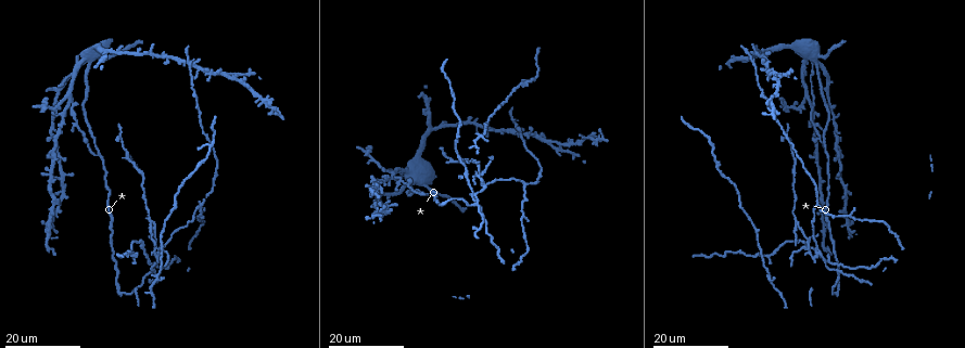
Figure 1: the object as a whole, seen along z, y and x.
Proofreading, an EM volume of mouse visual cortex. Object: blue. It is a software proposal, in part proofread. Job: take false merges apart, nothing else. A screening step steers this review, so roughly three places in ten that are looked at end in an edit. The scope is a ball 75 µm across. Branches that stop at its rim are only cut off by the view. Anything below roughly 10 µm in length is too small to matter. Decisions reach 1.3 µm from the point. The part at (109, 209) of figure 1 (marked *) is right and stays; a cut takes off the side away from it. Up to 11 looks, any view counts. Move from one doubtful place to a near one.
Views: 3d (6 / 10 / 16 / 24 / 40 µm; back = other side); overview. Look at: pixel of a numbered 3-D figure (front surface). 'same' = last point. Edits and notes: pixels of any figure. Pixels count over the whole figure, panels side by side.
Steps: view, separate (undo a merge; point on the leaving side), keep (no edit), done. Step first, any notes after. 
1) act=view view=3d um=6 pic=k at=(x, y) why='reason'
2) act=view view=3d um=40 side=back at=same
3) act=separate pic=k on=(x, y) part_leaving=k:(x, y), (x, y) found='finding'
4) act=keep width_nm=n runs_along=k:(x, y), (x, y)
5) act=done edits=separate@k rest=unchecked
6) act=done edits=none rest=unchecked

act=view view=3d um=16 pic=1 at=(486, 186) why='four or more arms meet'

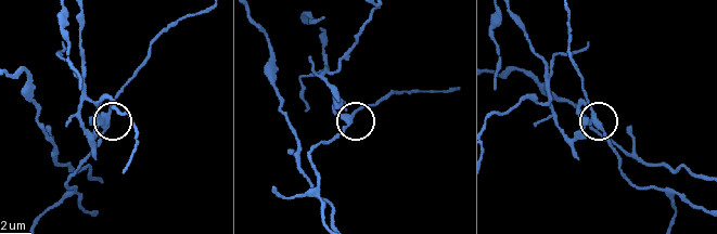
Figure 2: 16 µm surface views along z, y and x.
act=view view=3d um=6 pic=2 at=(591, 117)

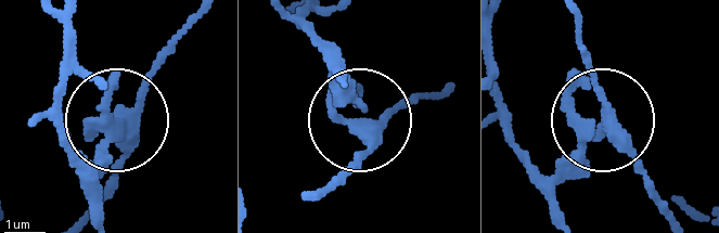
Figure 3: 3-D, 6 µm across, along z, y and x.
act=separate pic=3 on=(557, 166) width_nm=330 found='a second neuron is stuck on'

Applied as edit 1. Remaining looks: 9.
act=view view=overview

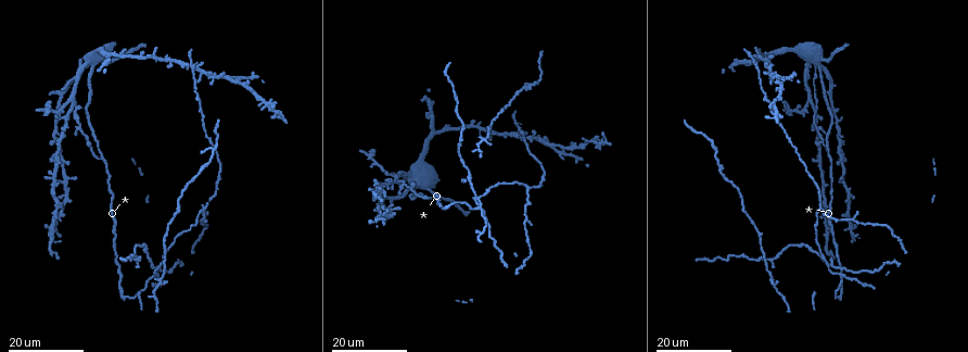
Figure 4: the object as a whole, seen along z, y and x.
act=view view=3d um=16 pic=4 at=(830, 156) why='three arms meet'

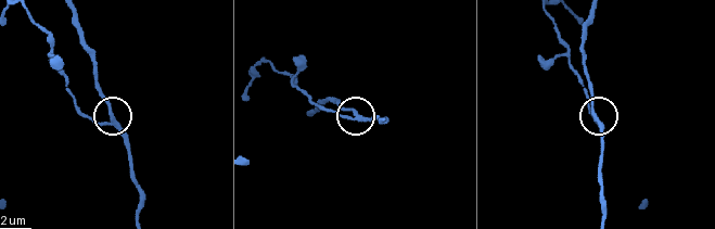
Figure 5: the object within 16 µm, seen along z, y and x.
act=view view=3d um=6 pic=5 at=(350, 116)

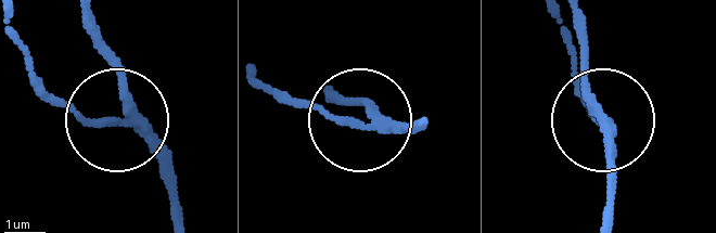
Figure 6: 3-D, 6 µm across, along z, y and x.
act=keep arms=3 runs_along=6:(179, 216), (176, 175), (138, 132), (75, 115), (37, 85) found='continuous, no second neuron'

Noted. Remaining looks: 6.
act=view view=3d um=24 pic=4 at=(823, 143) why='three arms meet'

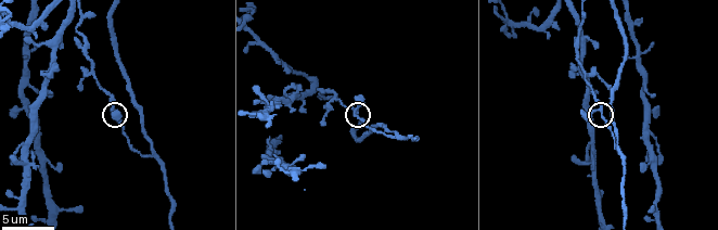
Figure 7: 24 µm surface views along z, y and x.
act=view view=3d um=10 pic=7 at=(357, 114)

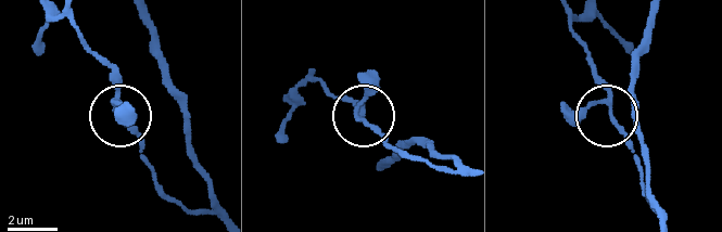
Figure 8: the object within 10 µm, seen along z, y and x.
act=keep runs_along=8:(662, 218), (632, 143), (610, 118), (609, 88), (596, 65) found='continuous, no second neuron'

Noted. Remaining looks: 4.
act=view view=3d um=24 pic=4 at=(565, 148)

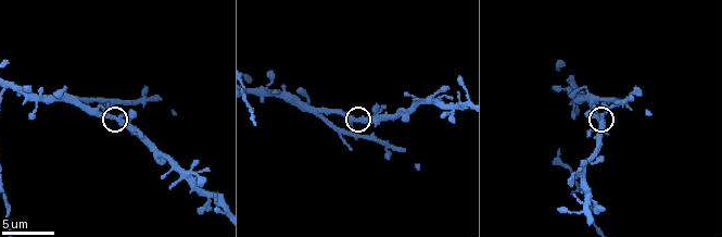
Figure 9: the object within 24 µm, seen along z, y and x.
act=view view=3d um=6 pic=9 at=(350, 121)

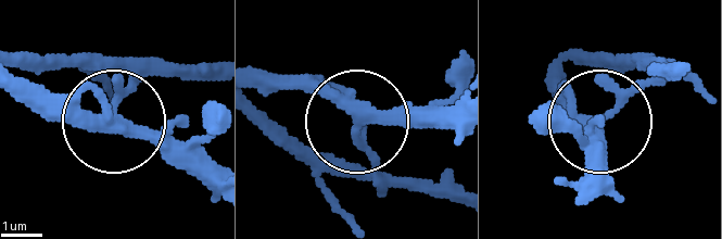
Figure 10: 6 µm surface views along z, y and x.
act=keep width_nm=300 found='continuous, no second neuron'

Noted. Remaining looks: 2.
act=view view=3d um=6 pic=7 at=(310, 81) why='three arms meet'

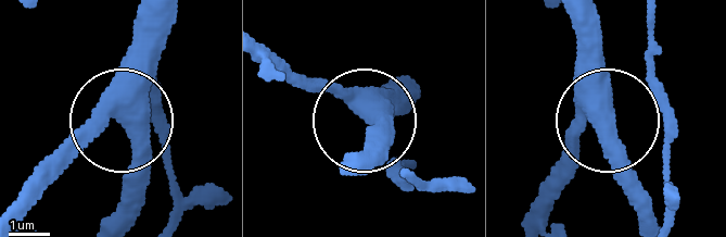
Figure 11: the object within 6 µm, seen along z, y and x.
act=view view=3d um=6 side=back pic=11 at=(125, 124)

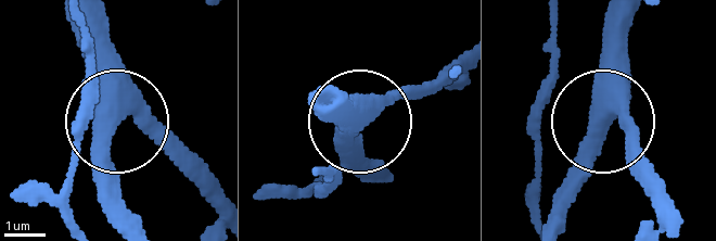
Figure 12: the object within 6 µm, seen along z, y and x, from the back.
act=keep width_nm=440 found='all the same neuron'

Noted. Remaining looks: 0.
act=done edits=separate@3 rest=unchecked

